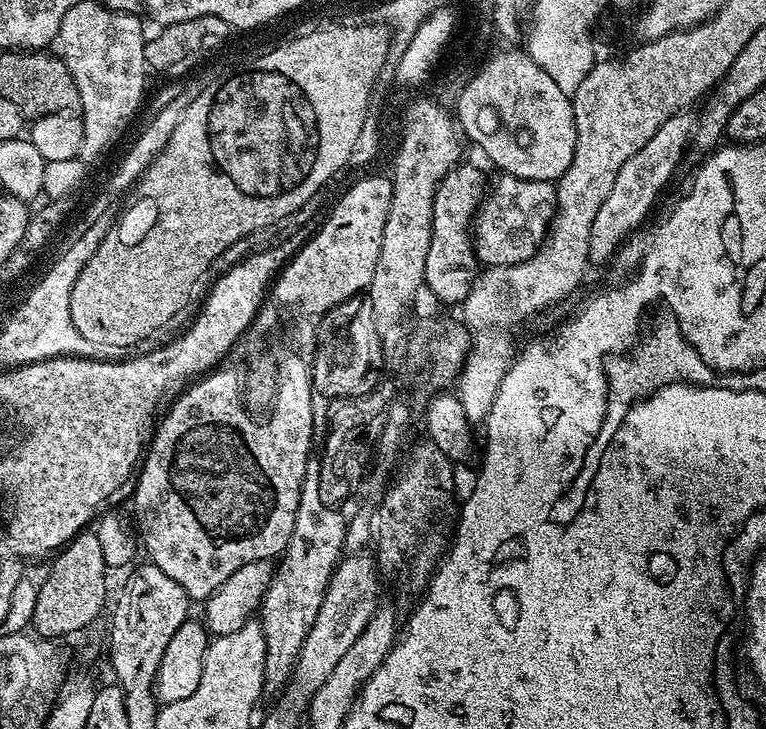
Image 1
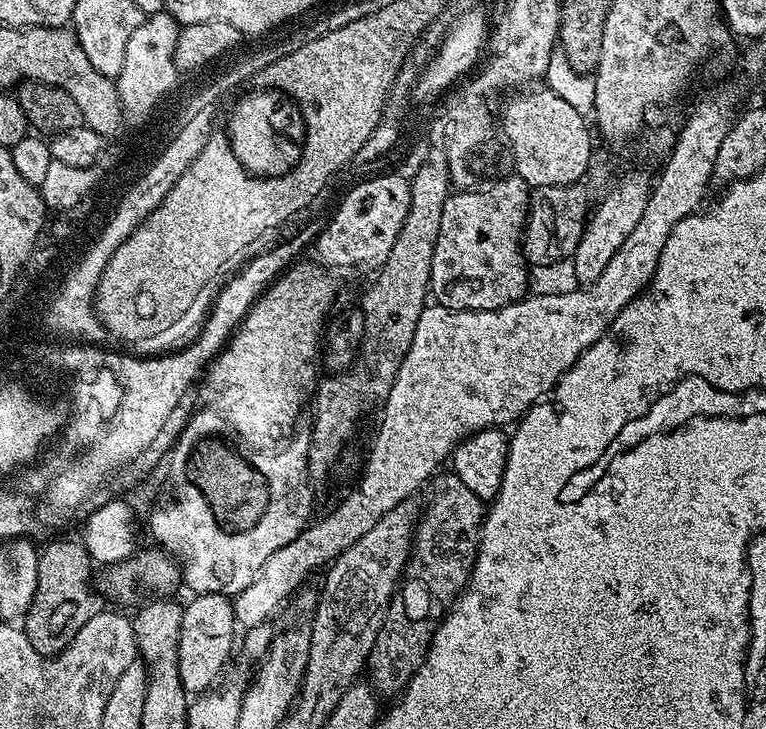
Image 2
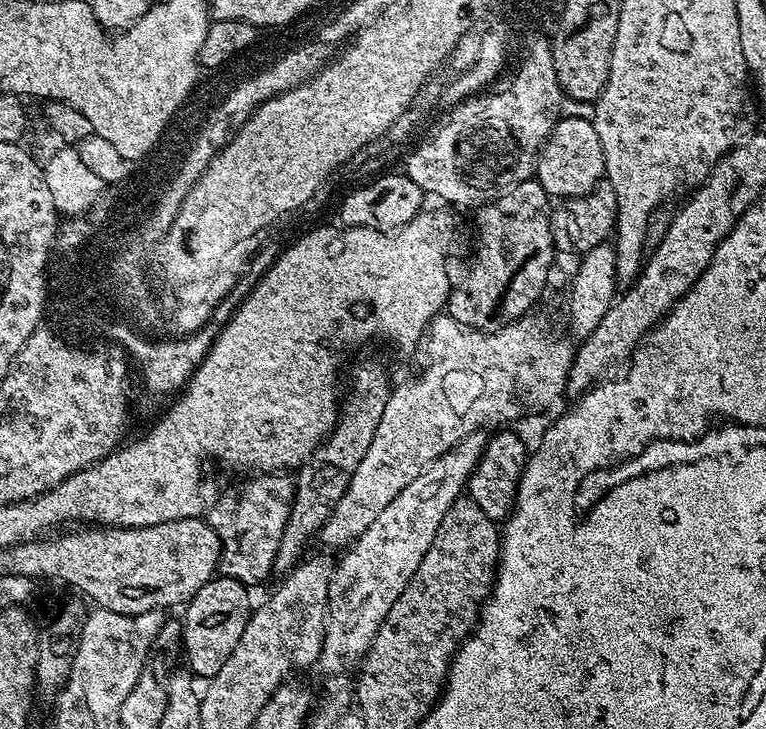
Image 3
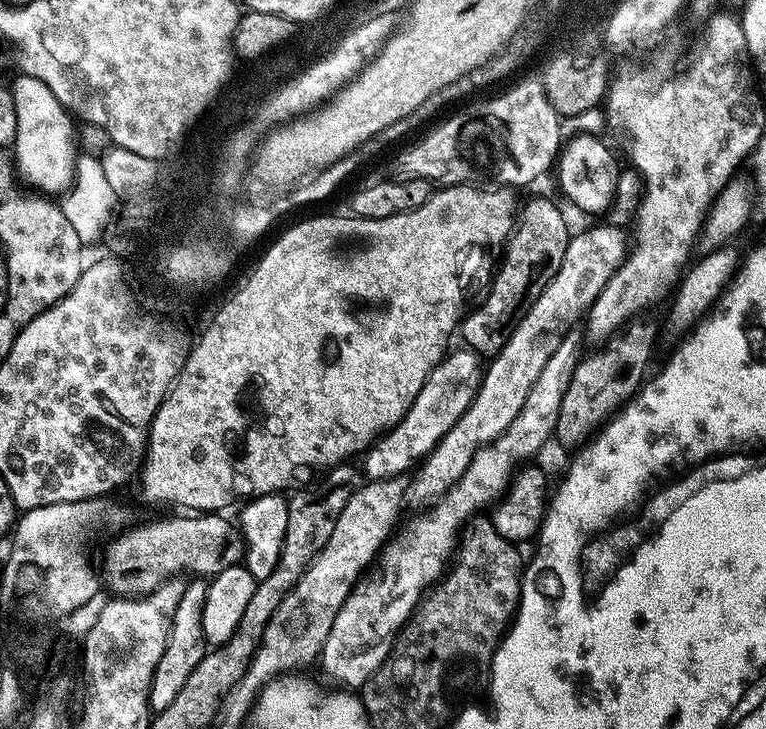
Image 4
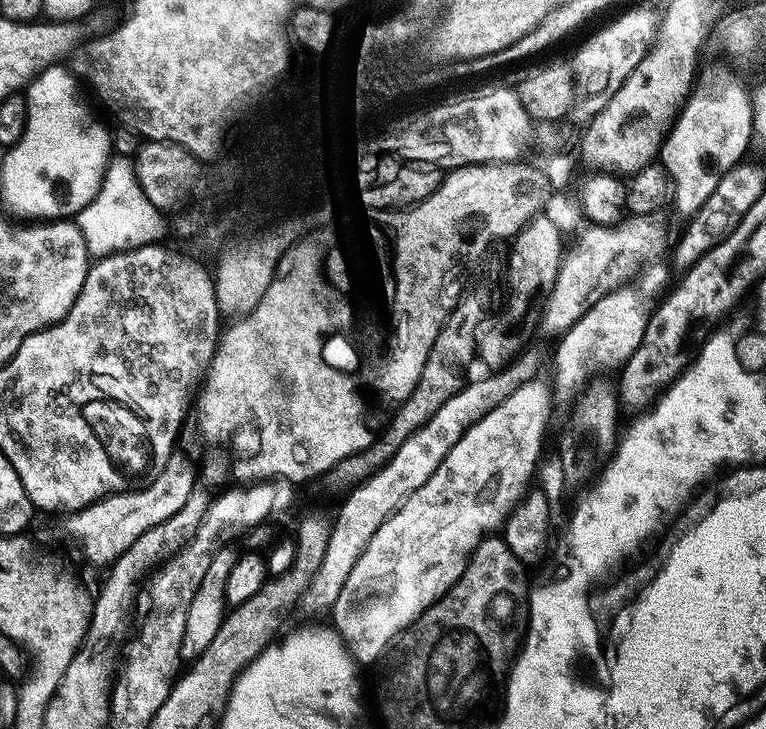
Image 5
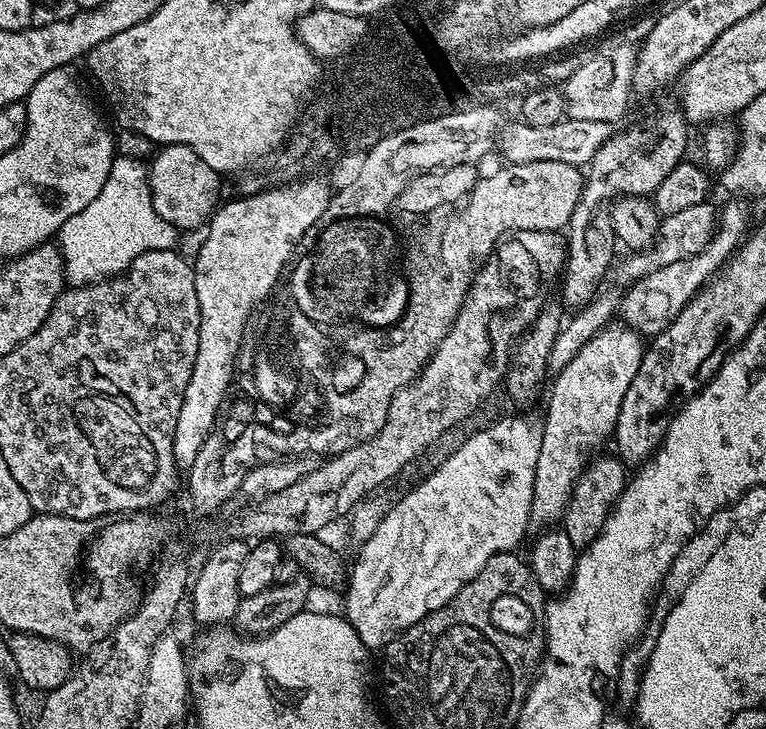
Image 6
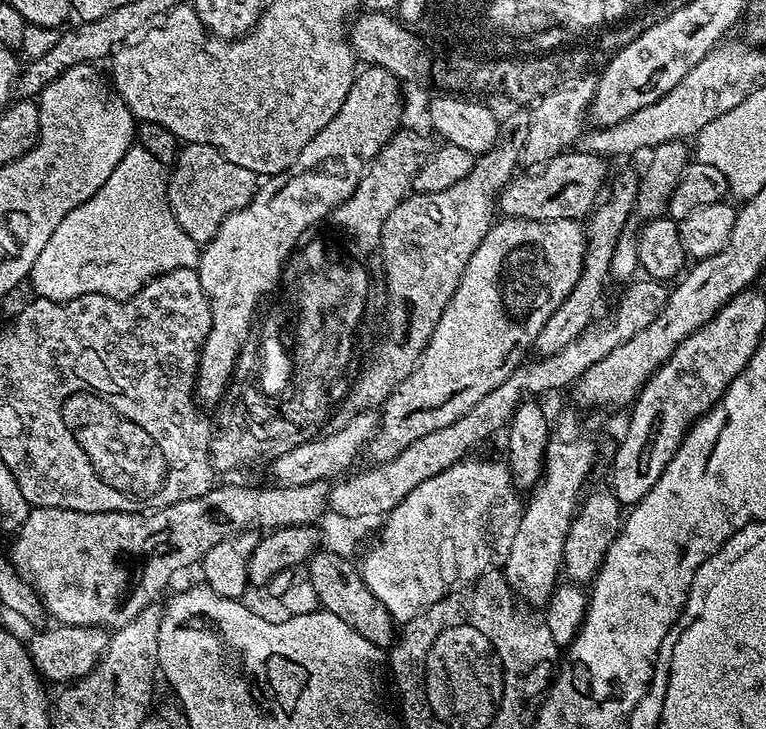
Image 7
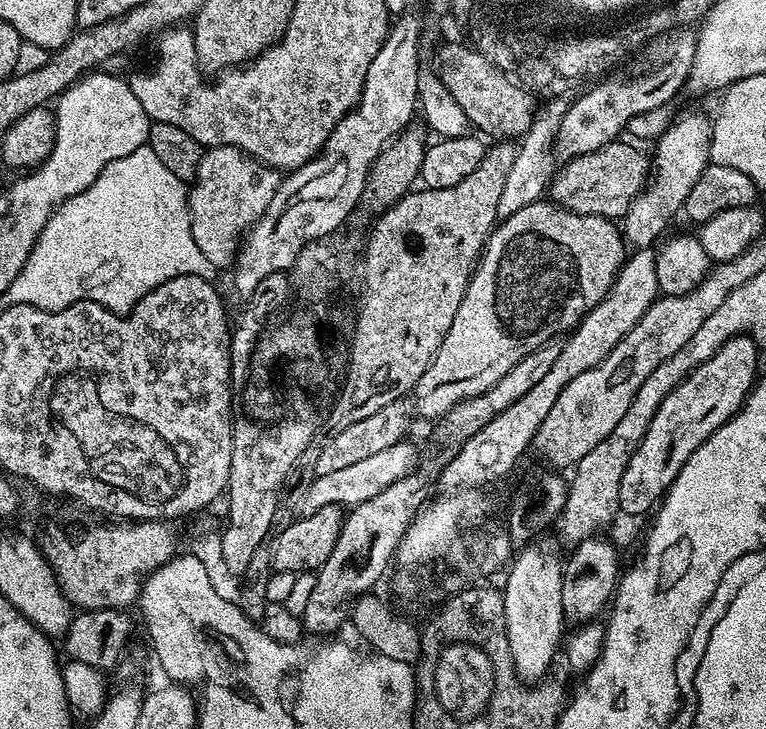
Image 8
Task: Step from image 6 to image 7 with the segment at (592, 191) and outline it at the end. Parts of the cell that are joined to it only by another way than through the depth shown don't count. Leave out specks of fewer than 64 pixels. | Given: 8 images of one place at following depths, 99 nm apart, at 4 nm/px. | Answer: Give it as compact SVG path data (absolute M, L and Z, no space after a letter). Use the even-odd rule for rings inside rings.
M624 176L612 188L612 197L605 199L591 213L586 224L586 235L588 237L588 253L584 256L584 266L574 290L566 296L566 302L546 318L546 326L538 330L538 338L534 345L537 357L550 356L569 345L586 326L594 320L596 307L604 296L604 283L609 283L611 270L611 259L614 258L614 250L619 244L620 236L629 227L630 217L633 215L635 206L638 180L635 176ZM605 203L605 204L604 204ZM604 204L604 205L603 205ZM592 220L592 221L591 221Z

